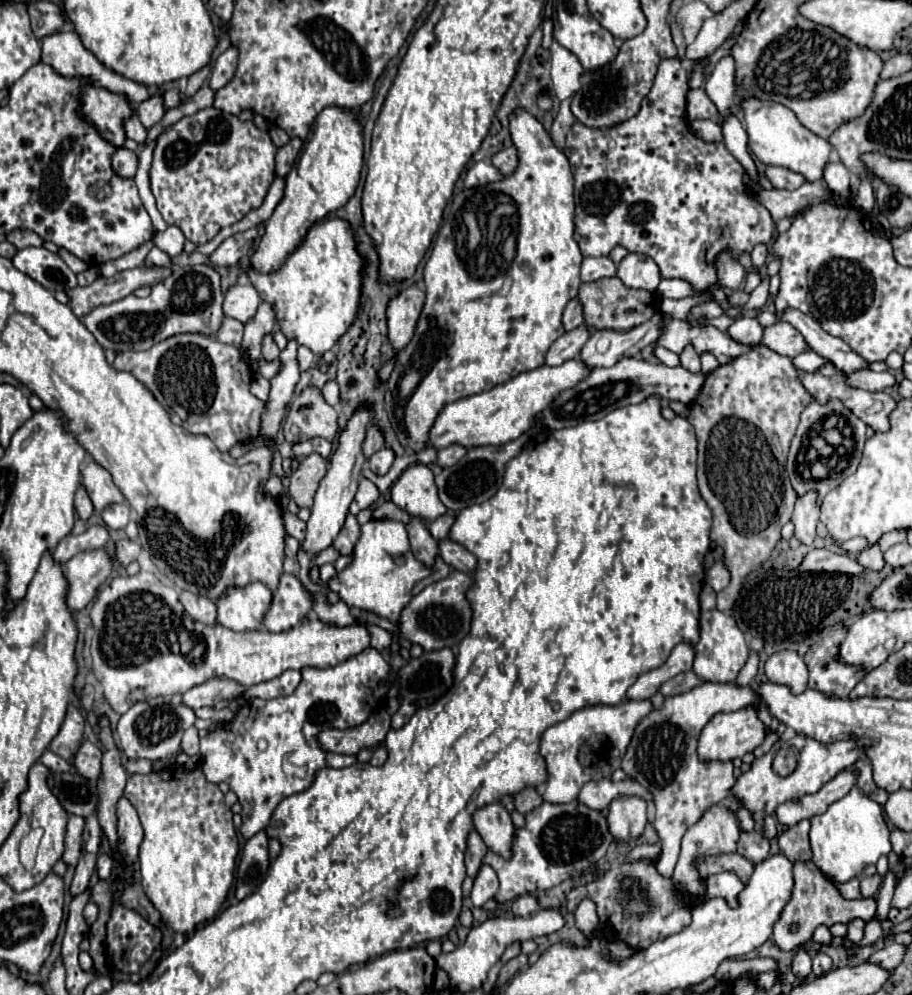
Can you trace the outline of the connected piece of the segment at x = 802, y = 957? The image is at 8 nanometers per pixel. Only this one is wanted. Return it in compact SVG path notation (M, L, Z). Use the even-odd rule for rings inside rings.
M800 947L794 955L794 961L792 961L792 973L798 977L798 979L806 979L810 973L812 973L812 959L810 955Z

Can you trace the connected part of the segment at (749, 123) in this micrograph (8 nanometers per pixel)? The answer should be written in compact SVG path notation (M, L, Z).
M756 97L742 99L740 109L748 133L748 147L764 165L788 167L796 173L802 173L808 181L822 177L822 169L830 155L830 143L806 129L790 109L774 101L758 101Z

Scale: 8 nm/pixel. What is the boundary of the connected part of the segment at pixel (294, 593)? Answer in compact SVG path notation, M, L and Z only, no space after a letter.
M282 575L280 585L274 591L272 605L264 617L264 627L268 631L280 633L302 623L314 607L314 597L304 589L298 577Z

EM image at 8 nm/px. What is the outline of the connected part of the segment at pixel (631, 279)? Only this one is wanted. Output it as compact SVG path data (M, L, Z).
M628 253L618 265L618 277L622 279L624 285L646 291L656 291L662 279L654 259L642 253Z

